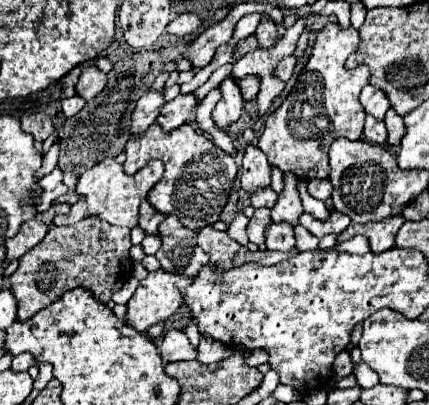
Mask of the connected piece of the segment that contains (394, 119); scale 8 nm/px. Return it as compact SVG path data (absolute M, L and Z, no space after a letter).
M392 108L388 110L386 118L384 118L384 124L388 128L388 144L390 146L398 146L402 142L402 136L406 134L406 126L404 126L404 120L402 116L398 116Z

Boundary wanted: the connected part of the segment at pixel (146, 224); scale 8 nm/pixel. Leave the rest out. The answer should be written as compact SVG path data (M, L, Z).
M142 200L140 204L140 218L138 218L138 226L146 232L146 234L156 234L158 232L158 224L164 220L164 216L160 212L156 212L154 208L150 208L148 200Z

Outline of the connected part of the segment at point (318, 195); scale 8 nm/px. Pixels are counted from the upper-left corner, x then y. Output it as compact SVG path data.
M310 180L310 196L314 196L316 200L326 200L330 198L332 192L332 184L330 180Z

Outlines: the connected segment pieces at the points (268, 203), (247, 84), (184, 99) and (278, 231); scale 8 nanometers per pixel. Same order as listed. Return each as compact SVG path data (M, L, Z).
M272 188L260 190L258 194L252 194L252 196L250 196L254 208L272 208L272 206L276 204L276 198L278 198L278 194L276 194Z
M246 76L246 78L238 80L238 86L240 86L240 92L242 92L242 98L246 102L250 102L250 100L256 98L256 94L260 90L260 80L256 76Z
M186 94L186 96L178 96L172 102L166 102L160 110L160 116L156 118L156 124L160 124L160 128L164 132L172 132L174 128L186 124L186 118L190 114L190 110L196 106L196 98L194 94Z
M272 222L266 230L266 248L288 252L294 248L294 228L290 224Z

